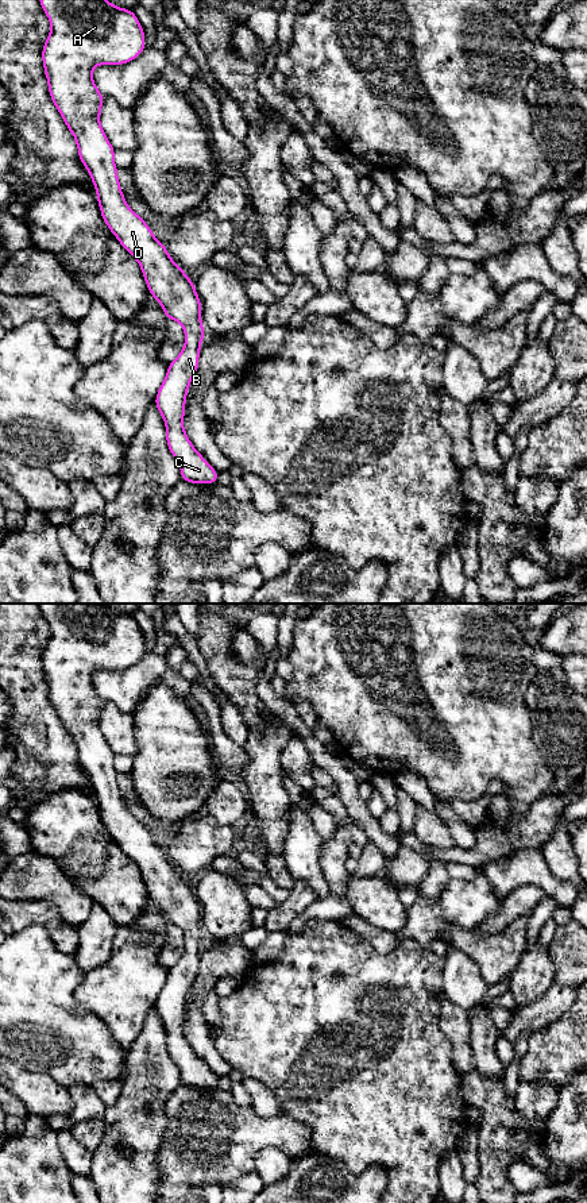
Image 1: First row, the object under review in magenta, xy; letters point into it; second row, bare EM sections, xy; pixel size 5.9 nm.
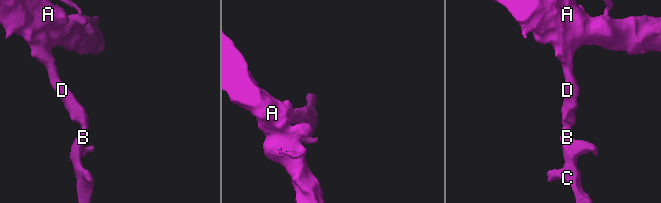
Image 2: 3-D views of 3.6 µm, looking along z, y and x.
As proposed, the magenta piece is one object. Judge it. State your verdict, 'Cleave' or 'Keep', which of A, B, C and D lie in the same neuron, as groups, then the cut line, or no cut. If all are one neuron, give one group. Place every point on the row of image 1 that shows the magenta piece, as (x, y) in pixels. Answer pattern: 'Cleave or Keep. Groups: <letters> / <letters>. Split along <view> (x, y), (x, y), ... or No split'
Keep. Groups: A B C D. No split

